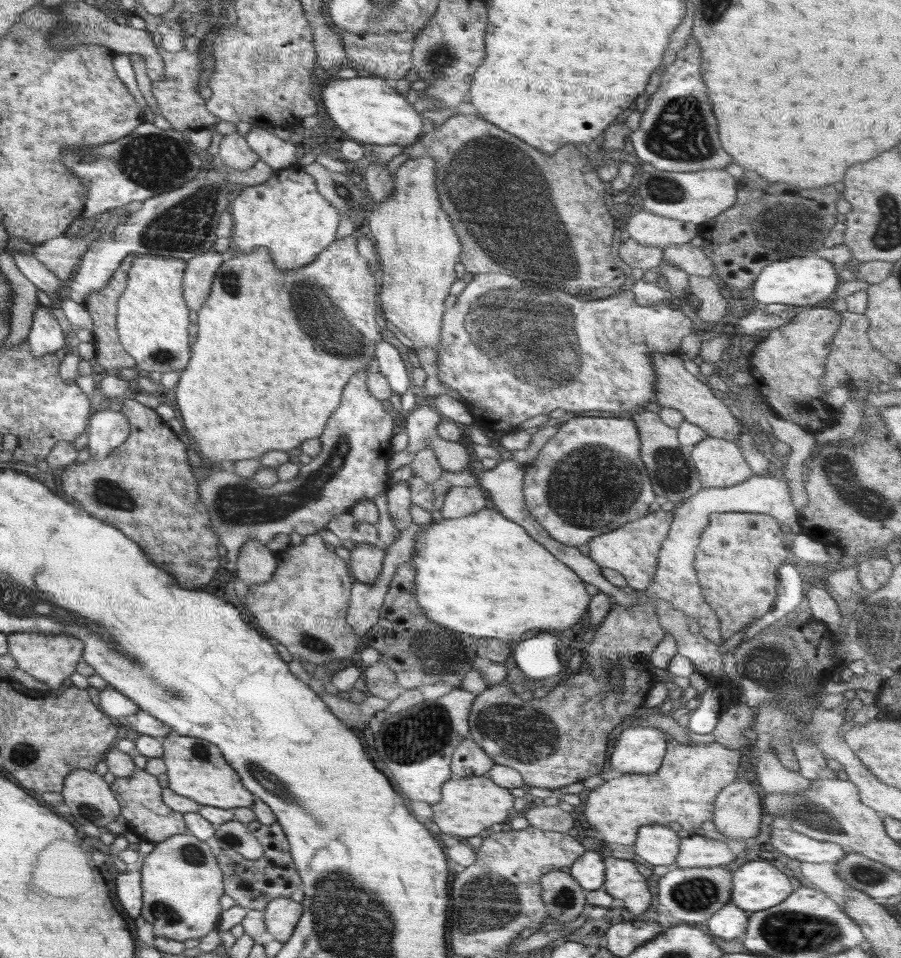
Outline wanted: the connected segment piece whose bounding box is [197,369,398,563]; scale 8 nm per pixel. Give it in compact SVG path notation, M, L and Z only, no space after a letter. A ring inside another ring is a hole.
M364 370L352 378L352 382L346 384L342 392L342 404L332 414L332 420L328 420L324 434L320 436L321 451L312 457L308 464L299 467L299 473L287 481L278 481L271 487L262 488L253 477L244 477L232 472L228 466L222 466L222 472L214 472L208 478L204 478L198 486L200 500L208 508L212 528L218 535L220 546L227 550L224 558L230 562L236 562L239 550L248 540L257 540L266 545L275 538L276 534L297 532L303 537L316 534L327 528L327 524L338 515L349 510L361 500L373 499L380 492L386 492L390 486L390 472L388 472L388 460L394 453L391 446L391 438L395 435L394 423L398 418L384 410L382 401L368 393L365 382L370 371Z

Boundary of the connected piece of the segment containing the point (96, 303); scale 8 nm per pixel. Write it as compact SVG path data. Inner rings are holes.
M129 255L122 260L119 269L112 275L111 282L107 287L100 292L94 292L88 303L84 304L85 310L90 312L92 323L94 323L94 330L91 332L94 335L93 344L95 345L96 362L104 368L104 370L116 370L116 368L136 368L135 357L131 355L122 345L119 340L118 332L118 303L120 296L127 289L127 276L132 264L136 260L135 255Z

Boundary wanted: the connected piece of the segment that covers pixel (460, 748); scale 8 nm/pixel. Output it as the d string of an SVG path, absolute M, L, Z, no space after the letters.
M471 738L462 740L452 754L450 779L462 779L470 776L486 775L495 763L481 750Z

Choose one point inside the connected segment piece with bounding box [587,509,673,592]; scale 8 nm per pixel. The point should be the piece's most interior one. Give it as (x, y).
(632, 550)

